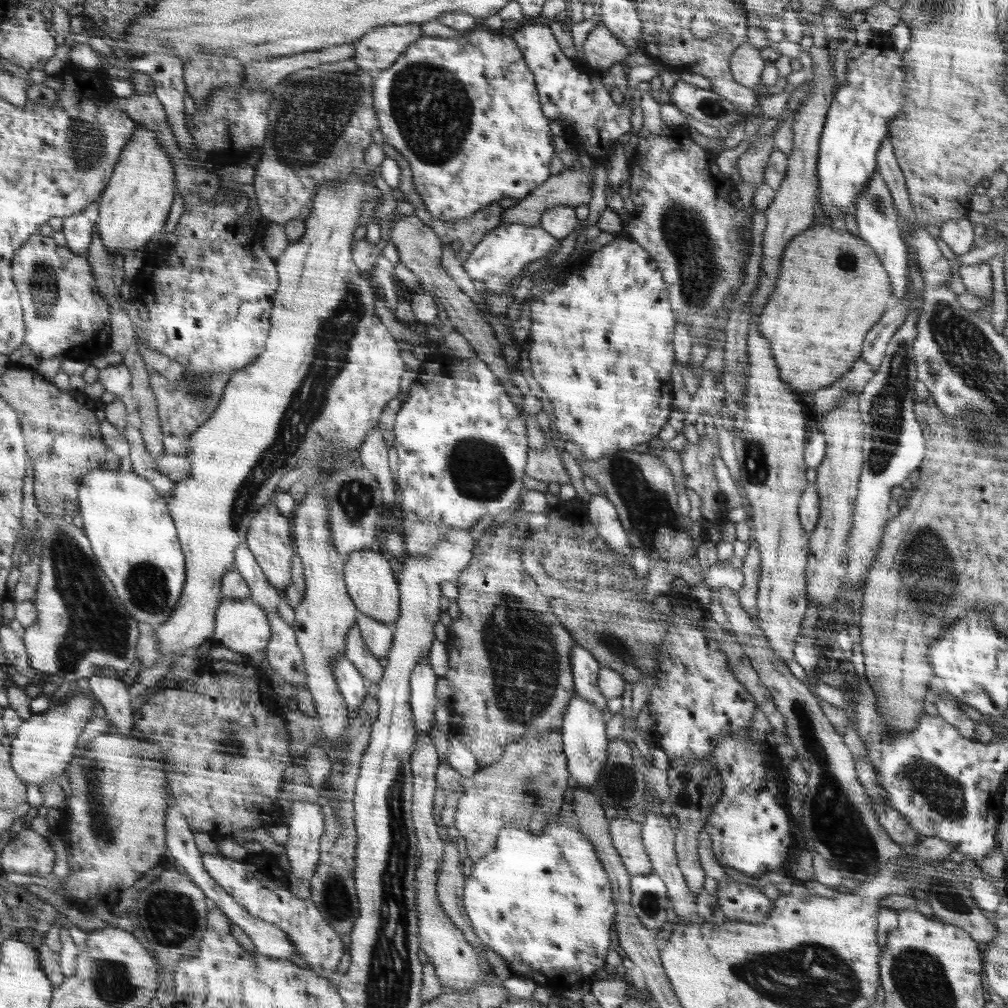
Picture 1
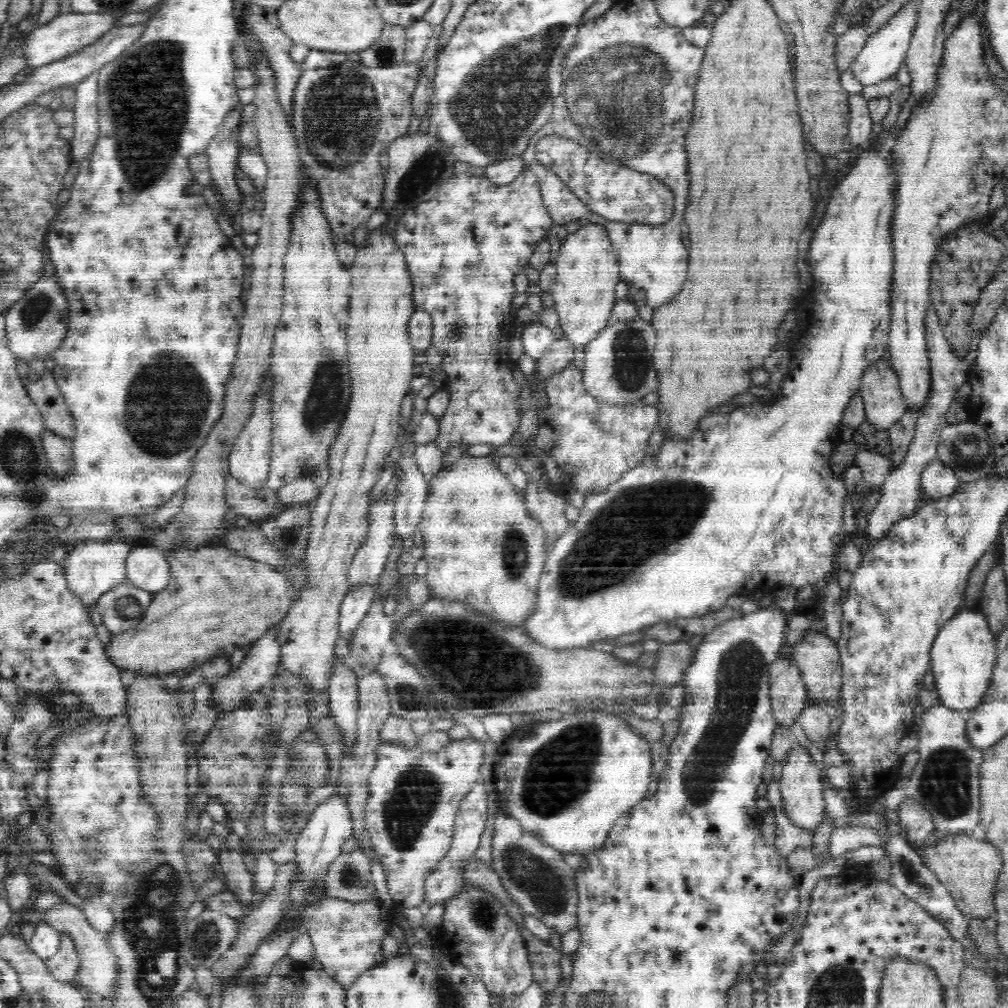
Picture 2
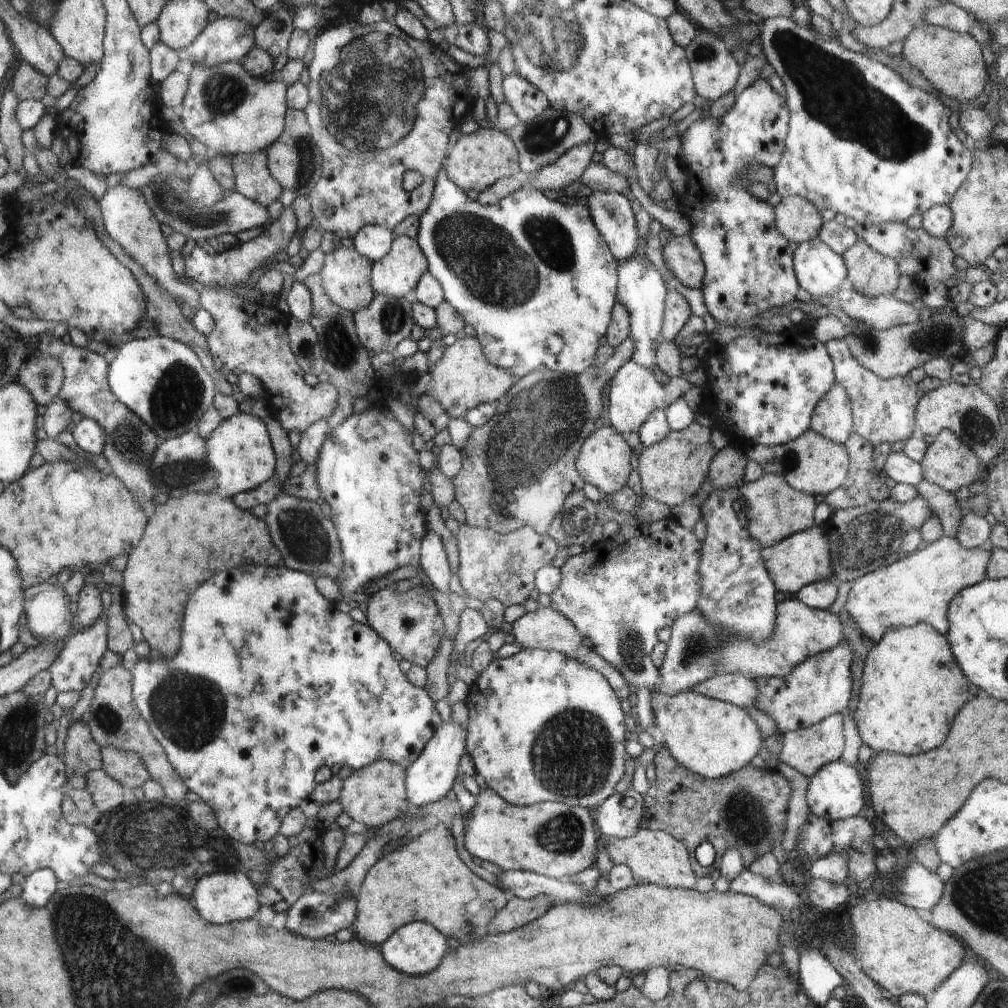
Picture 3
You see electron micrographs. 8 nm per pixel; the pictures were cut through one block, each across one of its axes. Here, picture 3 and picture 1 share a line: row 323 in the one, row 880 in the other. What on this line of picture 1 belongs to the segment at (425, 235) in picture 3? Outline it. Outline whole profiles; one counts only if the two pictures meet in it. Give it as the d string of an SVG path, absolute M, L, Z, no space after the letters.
M552 815L540 836L528 832L522 824L506 823L497 838L493 852L482 856L471 867L472 873L464 881L462 904L480 939L506 962L508 968L524 978L546 986L552 978L575 972L588 980L606 964L610 948L612 926L617 906L612 900L612 880L599 860L595 846L578 831L576 816Z

